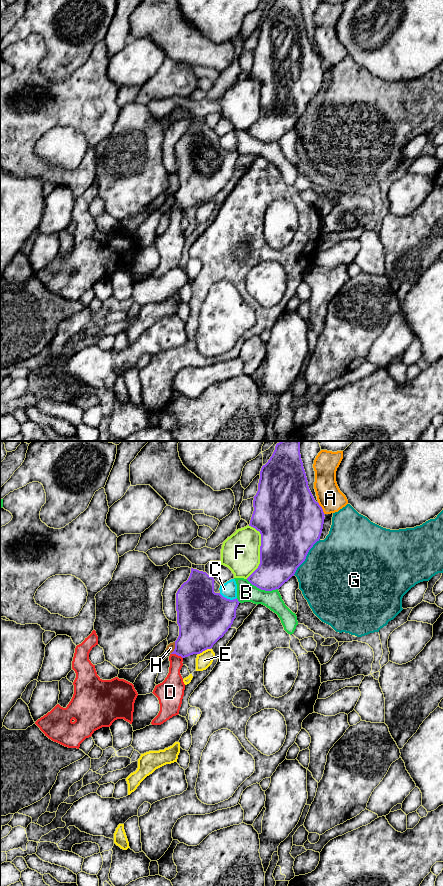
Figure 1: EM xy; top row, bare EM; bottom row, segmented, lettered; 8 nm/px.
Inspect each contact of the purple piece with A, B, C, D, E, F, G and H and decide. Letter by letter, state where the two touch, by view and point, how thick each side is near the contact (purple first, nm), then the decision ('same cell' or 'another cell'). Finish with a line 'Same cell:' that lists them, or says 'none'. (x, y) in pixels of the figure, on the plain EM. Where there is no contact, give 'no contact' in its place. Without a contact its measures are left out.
A: contact xy (321, 60); calibres 480 and 200 nm; another cell
B: contact xy (262, 141); calibres 300 and 160 nm; another cell
C: contact xy (228, 151); calibres 420 and 130 nm; another cell
D: contact xy (177, 206); calibres 320 and 160 nm; another cell
E: contact xy (204, 202); calibres 400 and 120 nm; another cell
F: contact xy (260, 103); calibres 420 and 320 nm; another cell
G: contact xy (306, 107); calibres 460 and 500 nm; another cell
H: contact xy (175, 200); calibres 340 and 70 nm; another cell
Same cell: none

